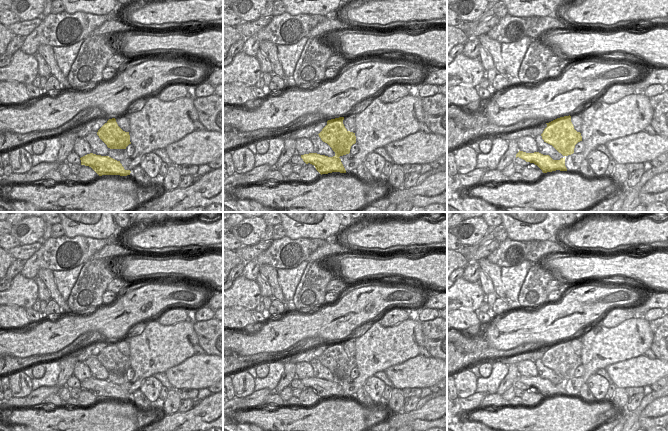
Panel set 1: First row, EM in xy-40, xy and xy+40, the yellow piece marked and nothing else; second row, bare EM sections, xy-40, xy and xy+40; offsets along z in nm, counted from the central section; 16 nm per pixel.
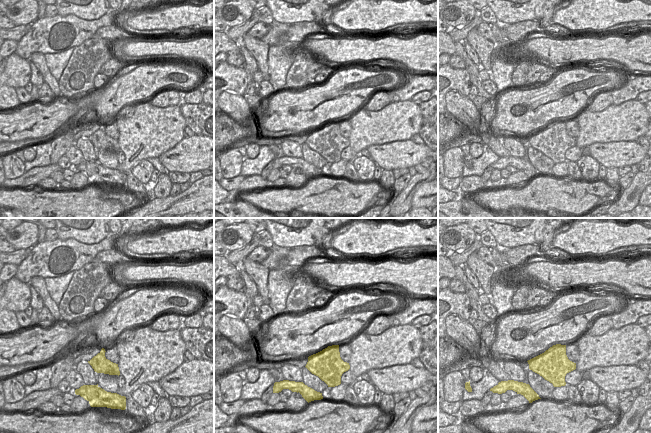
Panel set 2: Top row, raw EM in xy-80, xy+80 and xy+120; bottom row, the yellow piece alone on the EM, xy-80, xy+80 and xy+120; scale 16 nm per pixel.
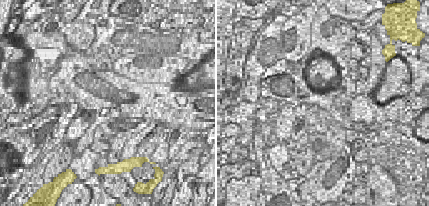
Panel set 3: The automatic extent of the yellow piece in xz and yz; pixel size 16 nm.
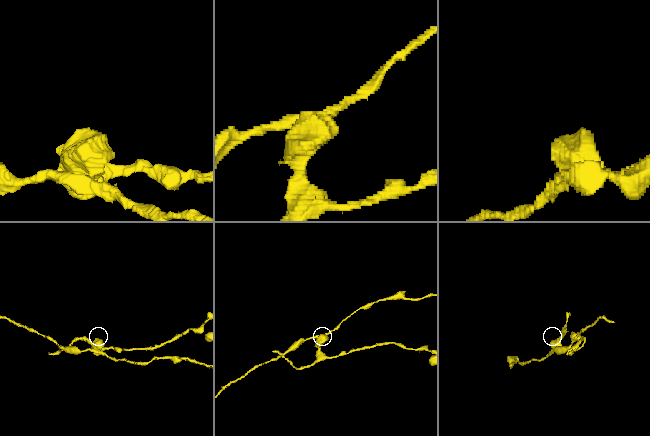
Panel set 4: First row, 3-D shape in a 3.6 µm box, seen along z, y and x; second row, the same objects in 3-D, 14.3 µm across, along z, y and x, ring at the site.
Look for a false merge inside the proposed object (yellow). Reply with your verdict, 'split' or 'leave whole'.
split

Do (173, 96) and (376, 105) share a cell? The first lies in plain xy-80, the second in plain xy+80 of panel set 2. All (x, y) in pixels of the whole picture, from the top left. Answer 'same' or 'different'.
same

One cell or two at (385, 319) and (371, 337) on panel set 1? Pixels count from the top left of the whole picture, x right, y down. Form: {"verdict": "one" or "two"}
{"verdict": "two"}

